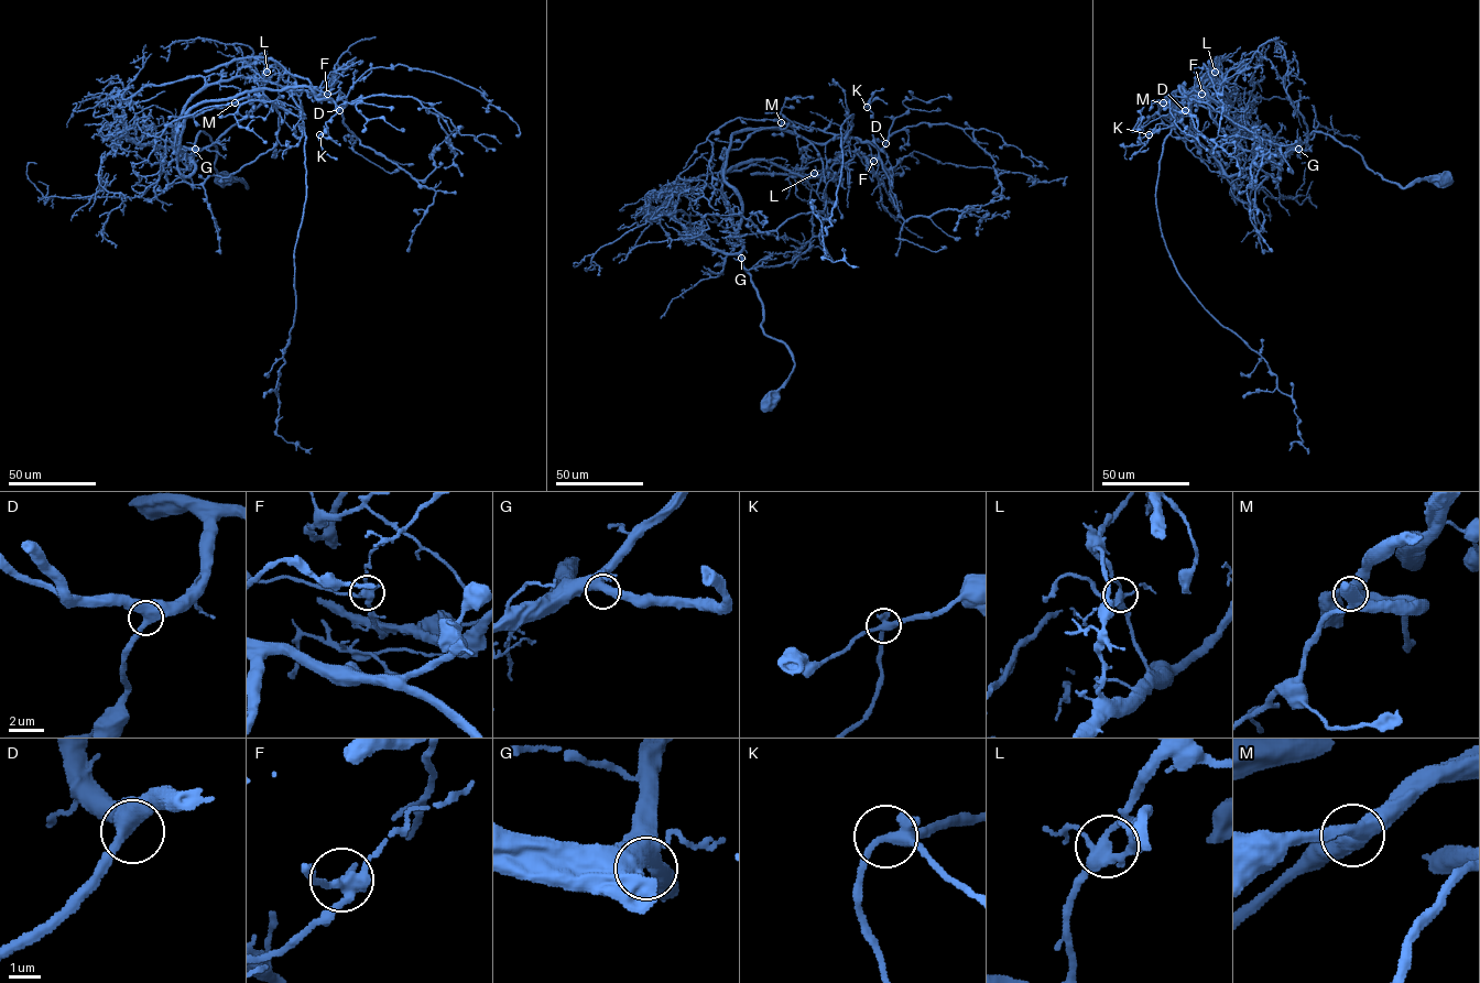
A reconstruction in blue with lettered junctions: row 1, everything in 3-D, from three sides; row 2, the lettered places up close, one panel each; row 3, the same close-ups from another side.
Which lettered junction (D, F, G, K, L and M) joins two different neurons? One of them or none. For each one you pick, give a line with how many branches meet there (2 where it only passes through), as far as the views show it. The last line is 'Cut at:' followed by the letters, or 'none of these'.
L: 5 branches meet
Cut at: L

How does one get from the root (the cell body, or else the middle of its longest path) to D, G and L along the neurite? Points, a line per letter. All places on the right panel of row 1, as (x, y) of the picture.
D: (1442, 179), (1401, 187), (1314, 131), (1284, 154), (1243, 150), (1212, 116), (1214, 77), (1178, 86), (1185, 110)
G: (1442, 179), (1444, 184), (1422, 179), (1401, 187), (1370, 170), (1355, 150), (1321, 132), (1313, 131), (1298, 149)
L: (1442, 179), (1401, 187), (1314, 131), (1284, 154), (1239, 148), (1201, 86), (1218, 79), (1215, 72)

